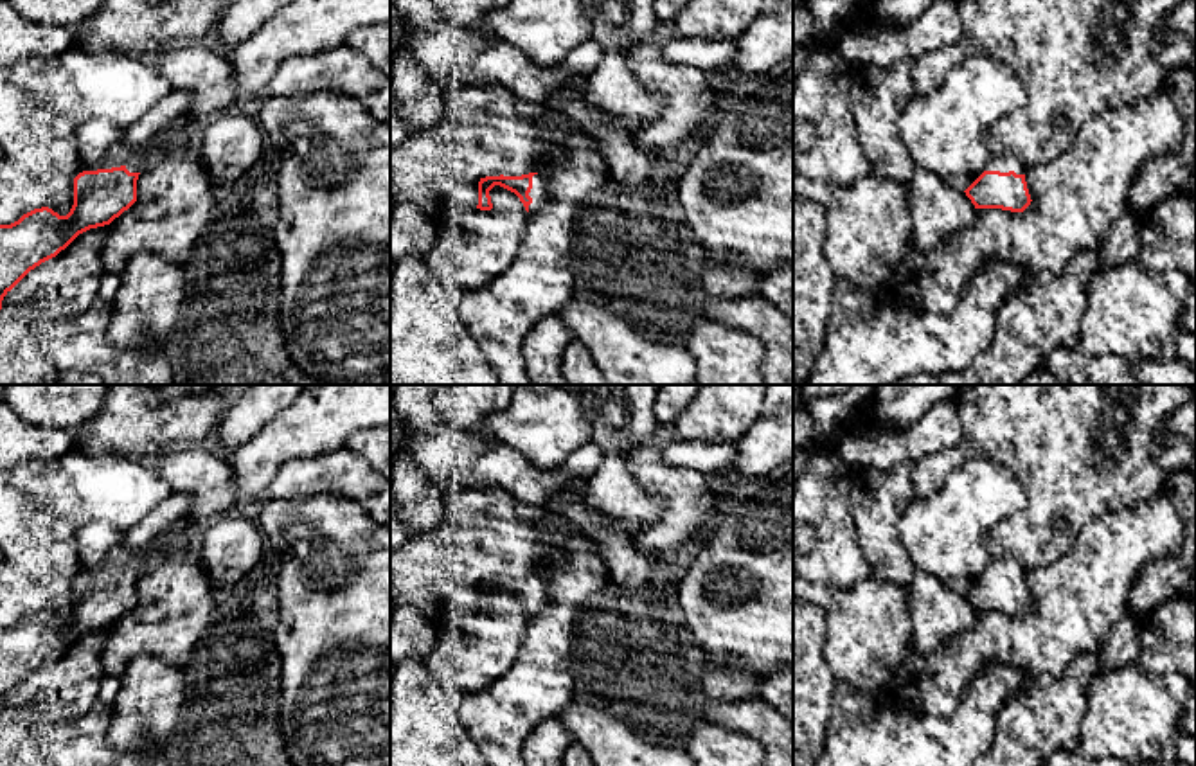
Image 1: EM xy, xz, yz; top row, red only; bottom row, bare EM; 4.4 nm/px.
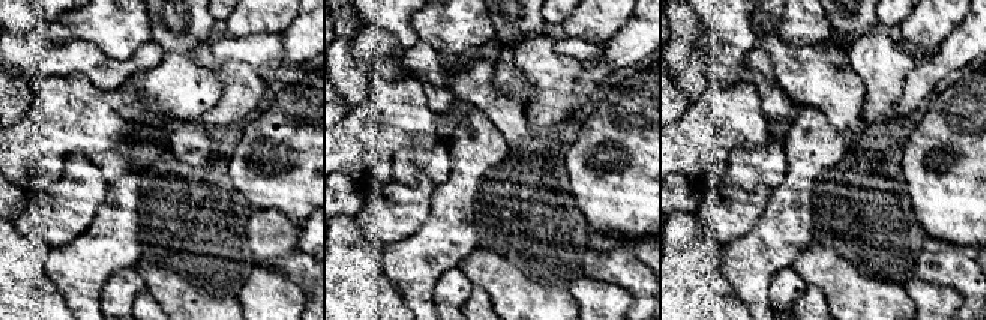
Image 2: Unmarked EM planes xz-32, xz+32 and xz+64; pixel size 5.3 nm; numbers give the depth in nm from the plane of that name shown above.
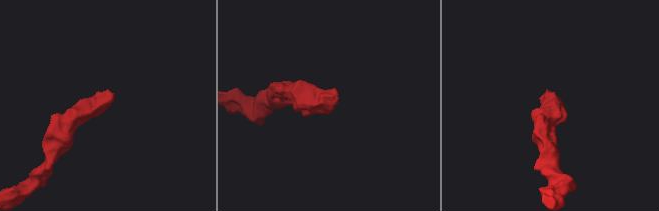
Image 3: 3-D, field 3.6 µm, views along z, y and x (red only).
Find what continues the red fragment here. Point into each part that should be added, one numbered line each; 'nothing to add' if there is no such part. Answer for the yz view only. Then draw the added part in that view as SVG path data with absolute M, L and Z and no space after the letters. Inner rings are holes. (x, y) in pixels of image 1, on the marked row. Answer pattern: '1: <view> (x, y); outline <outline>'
1: yz (1000, 159); outline M991 128L986 131L986 140L989 146L989 160L986 171L1000 171L1000 173L1014 171L1016 174L1025 174L1025 169L993 135Z

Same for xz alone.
1: xz (540, 186); outline M543 173L532 176L532 189L529 192L532 203L529 205L529 214L538 212L549 201L549 182Z

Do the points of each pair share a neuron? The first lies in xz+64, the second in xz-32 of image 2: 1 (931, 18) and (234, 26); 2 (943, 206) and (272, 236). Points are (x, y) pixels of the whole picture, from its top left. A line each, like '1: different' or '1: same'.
1: same
2: different

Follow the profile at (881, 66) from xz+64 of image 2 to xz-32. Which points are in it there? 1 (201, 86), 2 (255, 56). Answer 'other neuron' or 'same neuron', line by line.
1: other neuron
2: other neuron

